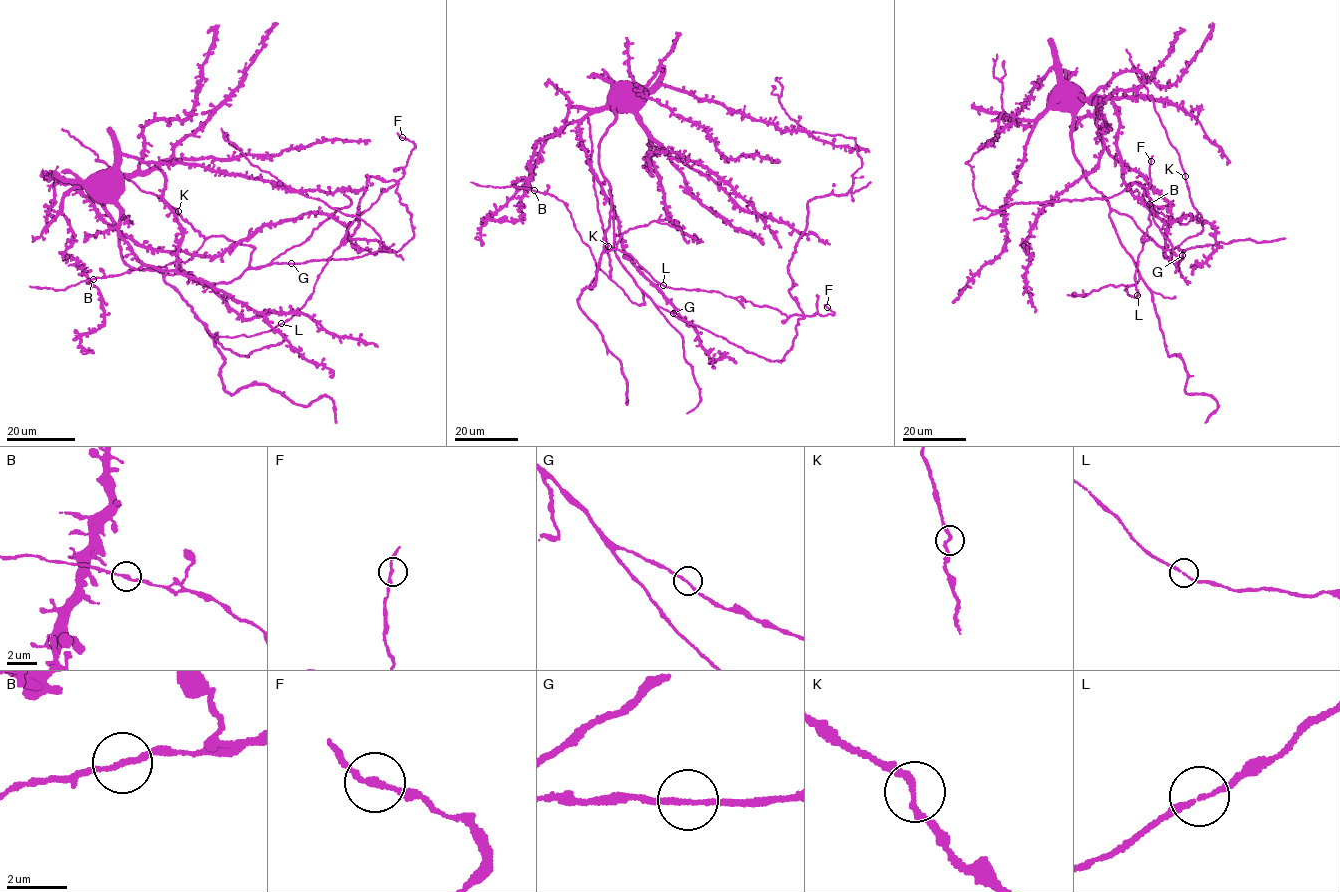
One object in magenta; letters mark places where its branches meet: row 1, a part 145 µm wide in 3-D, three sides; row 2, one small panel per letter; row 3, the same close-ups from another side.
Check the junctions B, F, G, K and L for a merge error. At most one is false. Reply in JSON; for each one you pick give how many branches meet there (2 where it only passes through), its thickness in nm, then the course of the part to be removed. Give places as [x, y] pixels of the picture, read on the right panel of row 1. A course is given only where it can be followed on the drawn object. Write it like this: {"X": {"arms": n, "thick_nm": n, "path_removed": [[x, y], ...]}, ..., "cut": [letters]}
{"cut": []}

